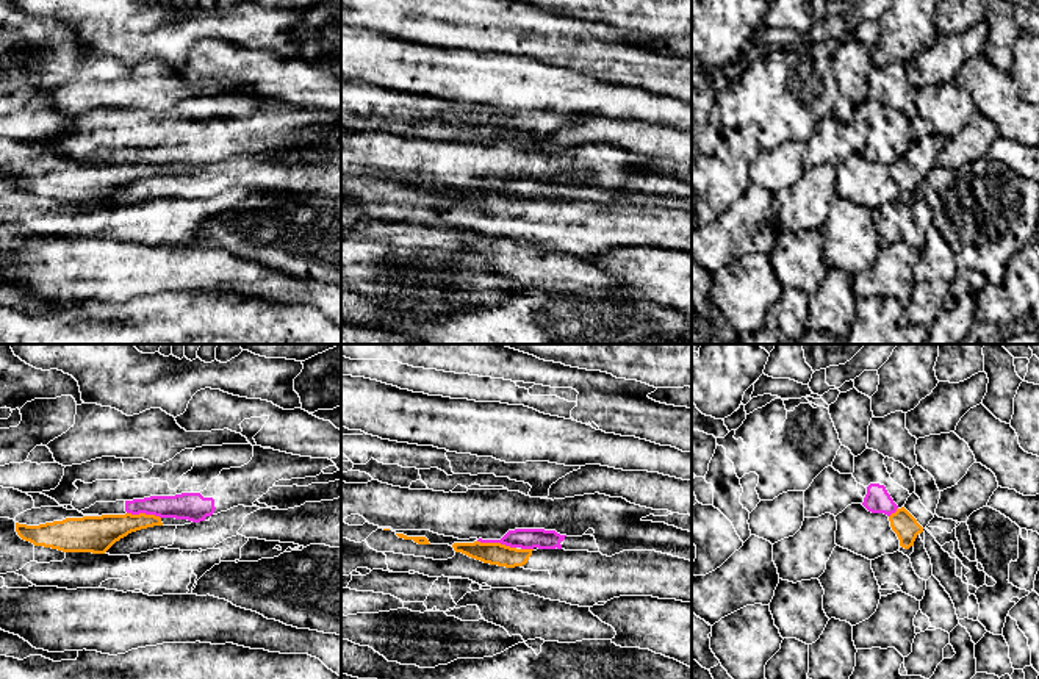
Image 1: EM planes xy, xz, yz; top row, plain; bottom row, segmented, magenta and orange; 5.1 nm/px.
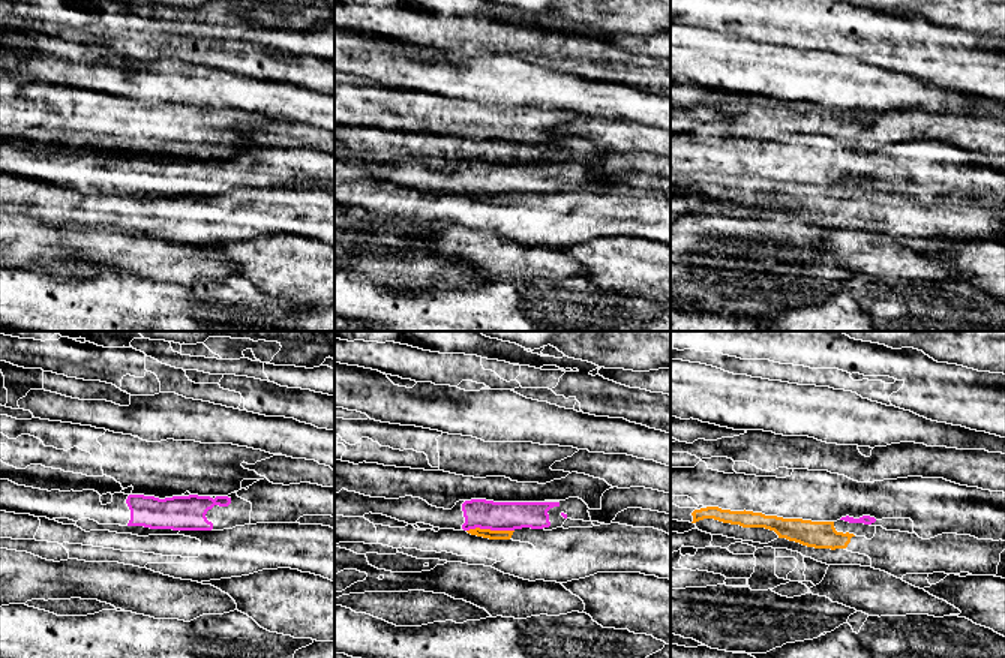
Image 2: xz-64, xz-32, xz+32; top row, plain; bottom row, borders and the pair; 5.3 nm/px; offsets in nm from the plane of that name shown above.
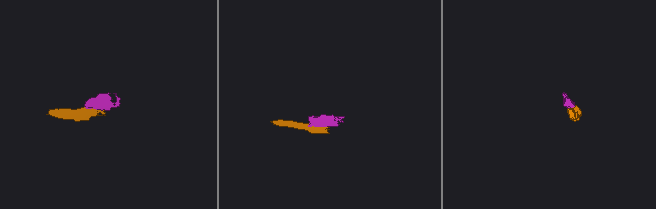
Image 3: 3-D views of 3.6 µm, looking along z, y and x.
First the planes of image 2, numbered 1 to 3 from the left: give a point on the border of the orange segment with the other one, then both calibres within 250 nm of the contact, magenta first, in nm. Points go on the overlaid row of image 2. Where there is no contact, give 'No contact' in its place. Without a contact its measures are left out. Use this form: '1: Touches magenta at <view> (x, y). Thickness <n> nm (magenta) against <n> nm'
1: No contact
2: Touches magenta at xz-32 (489, 528). Thickness 160 nm (magenta) against 50 nm
3: No contact

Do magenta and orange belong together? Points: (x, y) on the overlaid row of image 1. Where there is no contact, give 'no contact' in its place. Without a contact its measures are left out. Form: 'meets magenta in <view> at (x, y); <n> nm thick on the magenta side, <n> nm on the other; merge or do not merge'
meets magenta in xz at (496, 542); 110 nm thick on the magenta side, 110 nm on the other; do not merge

